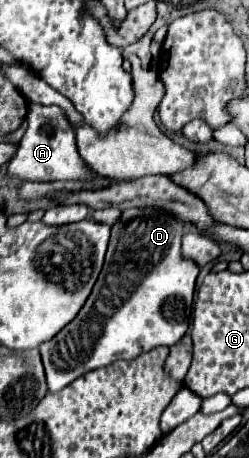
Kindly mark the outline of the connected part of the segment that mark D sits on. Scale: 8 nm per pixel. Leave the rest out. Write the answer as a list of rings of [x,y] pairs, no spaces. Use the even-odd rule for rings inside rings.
[[[125,210],[119,222],[111,230],[111,240],[105,256],[105,266],[93,286],[91,296],[79,310],[79,314],[51,340],[39,346],[49,392],[57,392],[83,376],[85,372],[109,366],[117,360],[131,360],[155,346],[173,346],[189,328],[193,310],[193,290],[199,268],[193,260],[185,260],[179,252],[183,236],[183,224],[169,212],[161,210]]]

